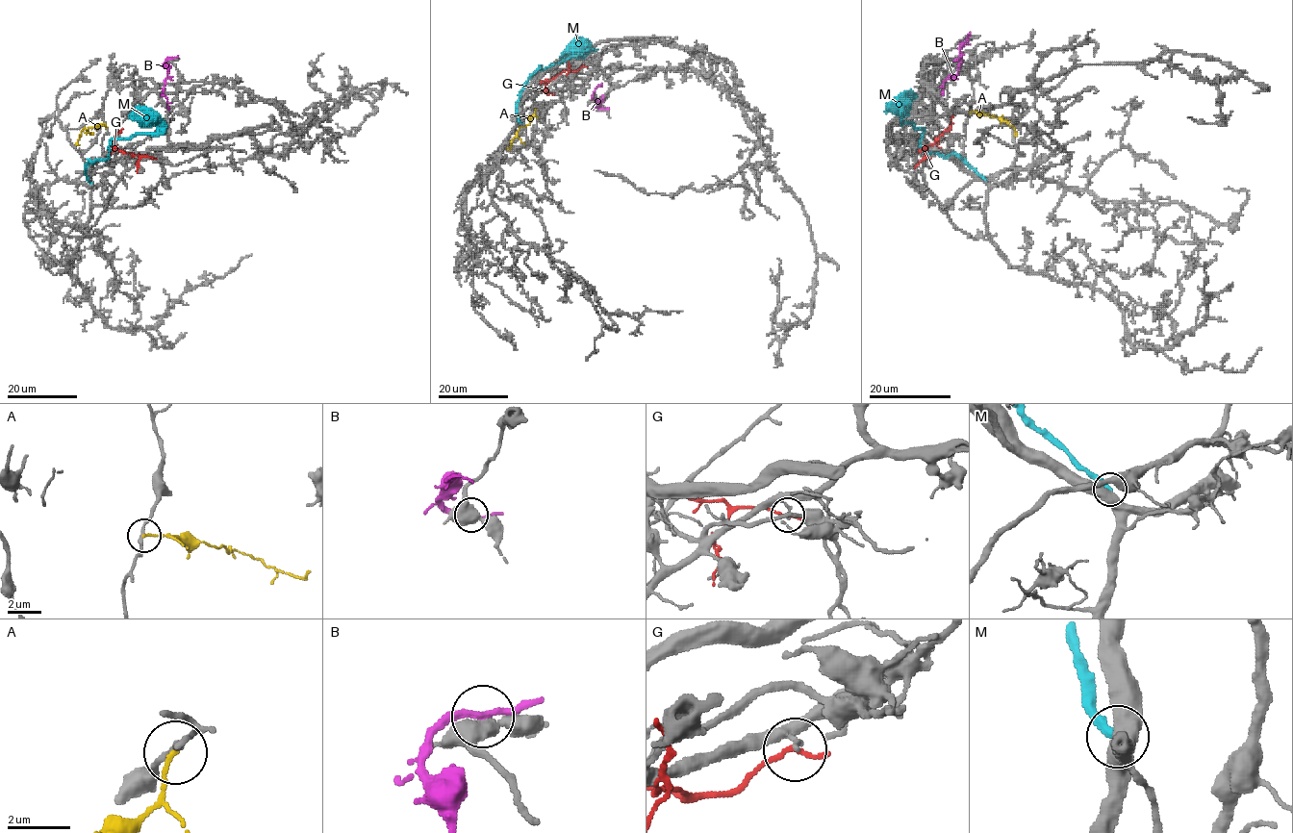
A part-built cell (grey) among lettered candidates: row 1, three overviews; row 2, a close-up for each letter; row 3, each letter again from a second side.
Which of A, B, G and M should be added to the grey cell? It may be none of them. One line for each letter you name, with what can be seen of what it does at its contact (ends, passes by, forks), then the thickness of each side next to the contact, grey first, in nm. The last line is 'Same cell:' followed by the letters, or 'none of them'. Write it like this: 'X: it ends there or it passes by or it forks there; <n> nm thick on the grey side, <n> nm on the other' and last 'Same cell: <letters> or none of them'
Same cell: none of them

